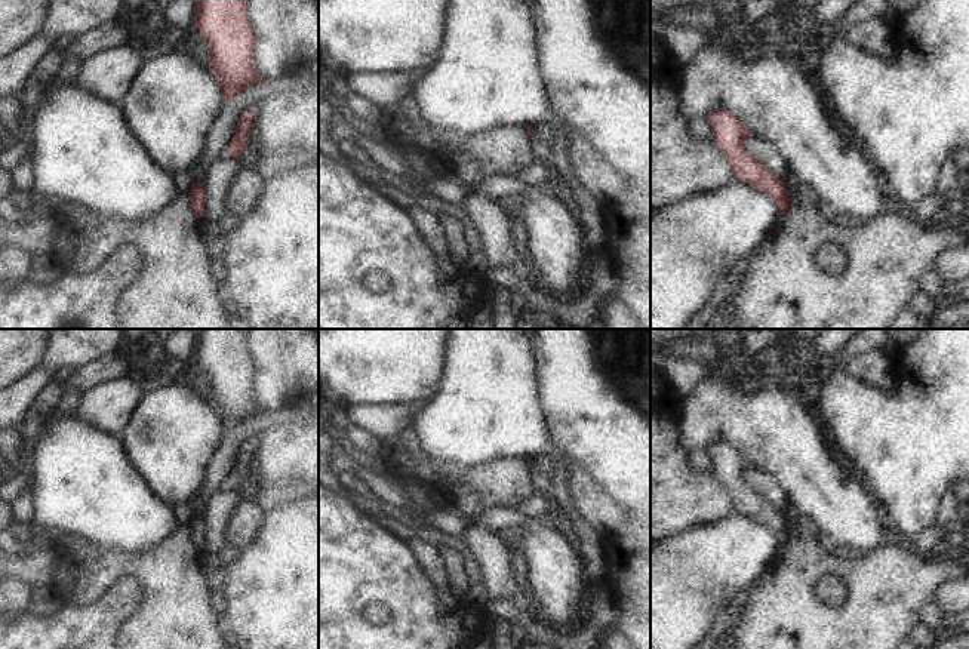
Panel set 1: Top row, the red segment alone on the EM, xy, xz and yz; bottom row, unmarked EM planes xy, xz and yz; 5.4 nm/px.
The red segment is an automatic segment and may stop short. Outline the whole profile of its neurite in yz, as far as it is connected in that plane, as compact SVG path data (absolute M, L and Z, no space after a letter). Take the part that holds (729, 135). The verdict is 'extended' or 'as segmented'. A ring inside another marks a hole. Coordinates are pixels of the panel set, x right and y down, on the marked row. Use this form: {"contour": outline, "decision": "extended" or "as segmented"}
{"contour": "M714 108L705 116L705 119L711 124L713 142L729 162L735 178L765 193L776 203L779 207L779 215L785 215L790 207L785 182L745 150L745 139L751 135L747 126L744 126L741 120L727 108Z", "decision": "as segmented"}

